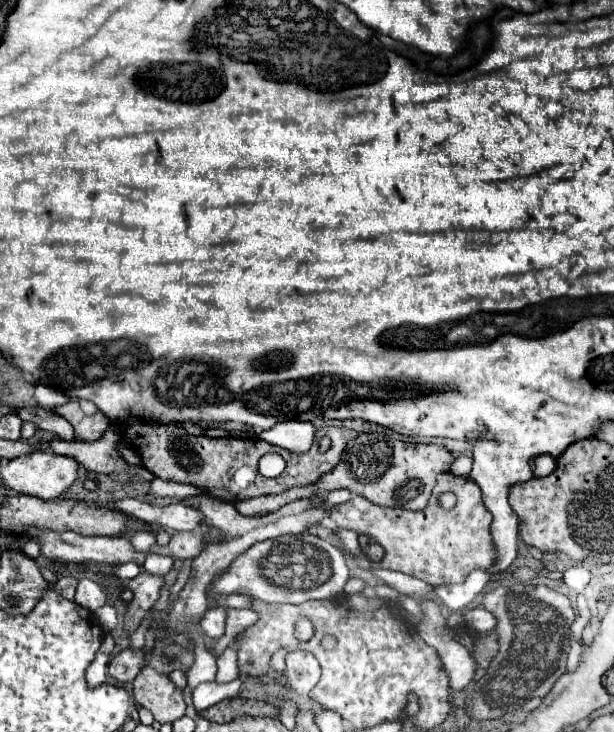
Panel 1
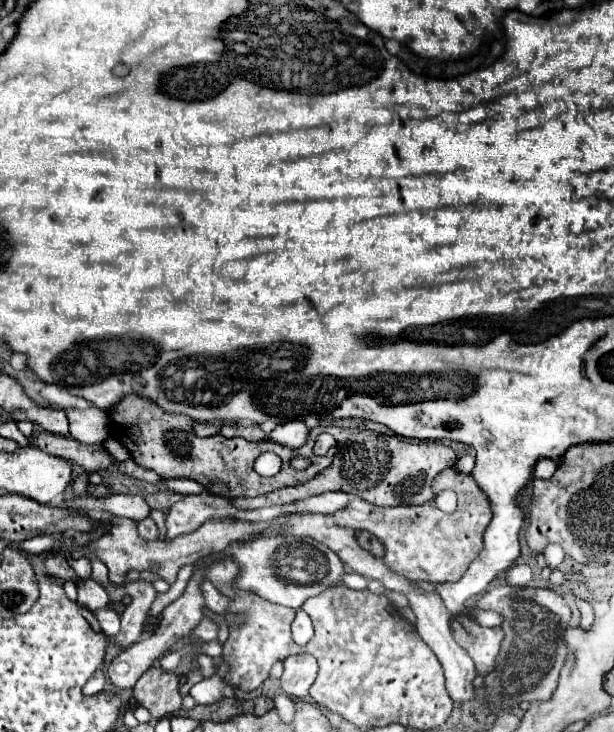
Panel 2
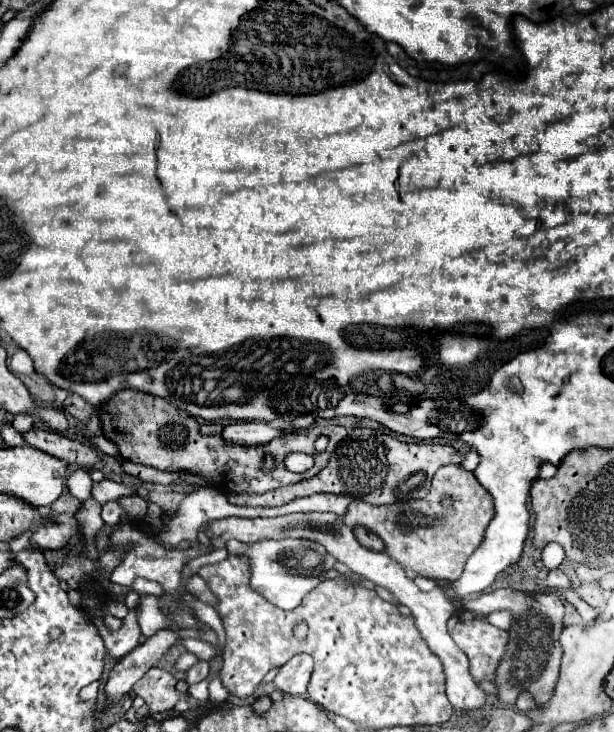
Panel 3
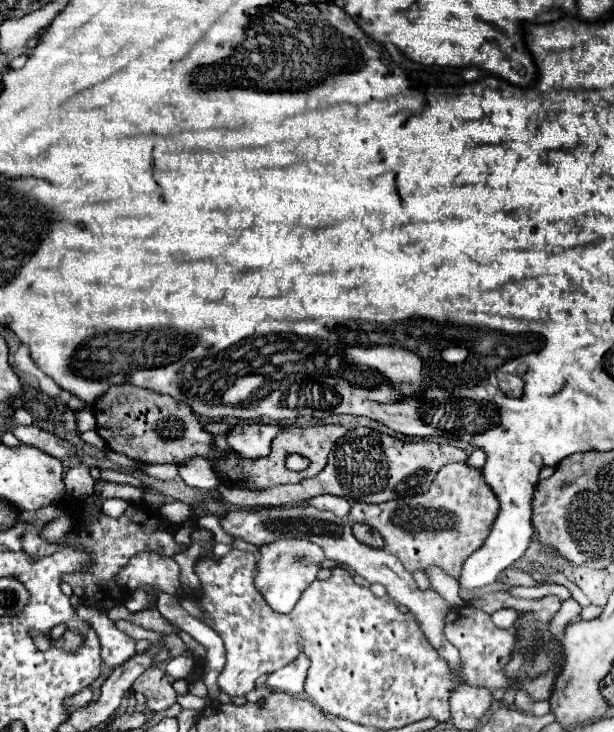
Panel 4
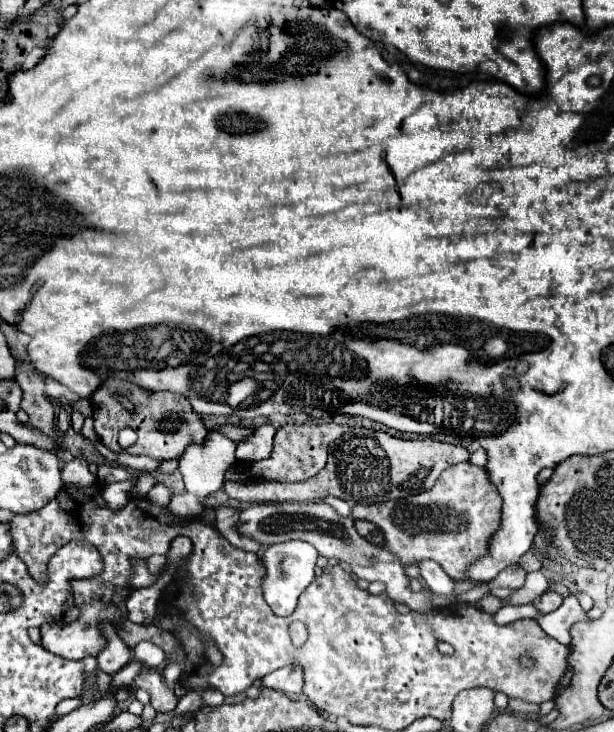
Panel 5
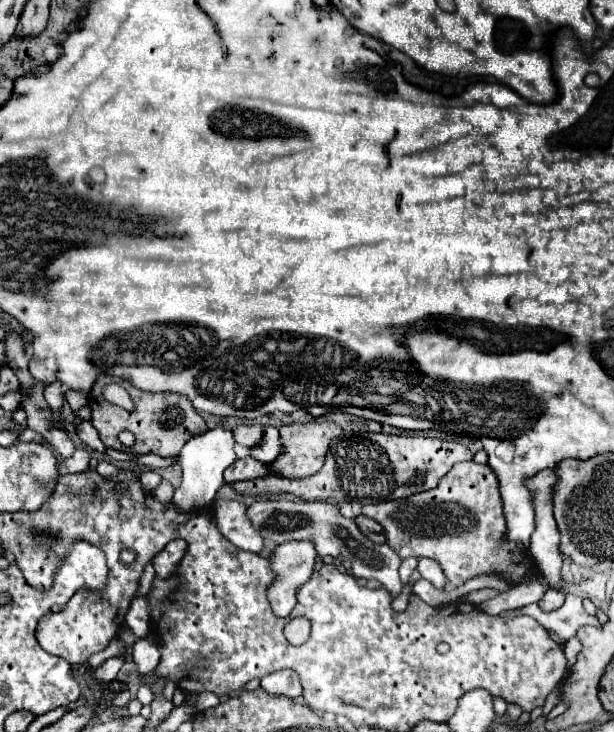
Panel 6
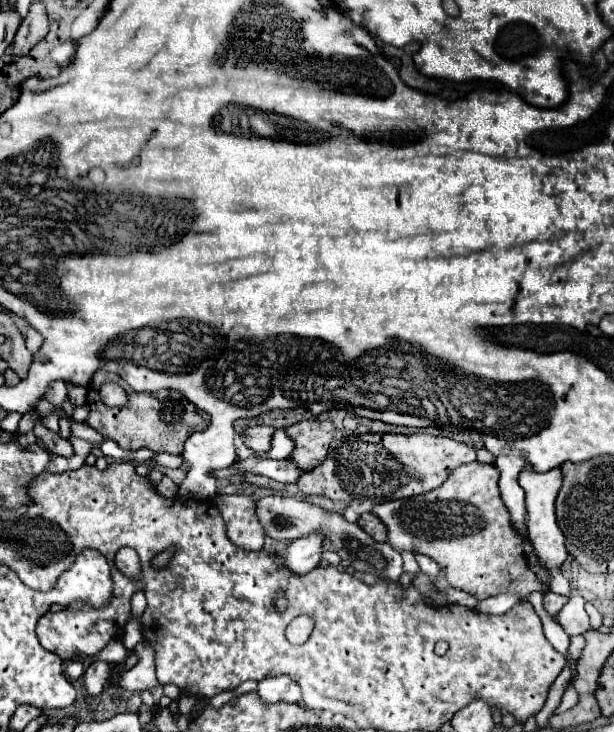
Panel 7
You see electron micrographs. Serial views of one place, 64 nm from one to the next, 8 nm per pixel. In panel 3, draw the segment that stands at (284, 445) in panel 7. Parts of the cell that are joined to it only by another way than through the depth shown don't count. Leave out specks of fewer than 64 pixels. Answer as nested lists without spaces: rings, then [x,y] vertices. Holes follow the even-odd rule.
[[[236,422],[224,426],[222,438],[230,444],[244,444],[244,446],[258,446],[258,444],[268,444],[280,434],[280,428],[274,424],[248,424],[248,422]]]

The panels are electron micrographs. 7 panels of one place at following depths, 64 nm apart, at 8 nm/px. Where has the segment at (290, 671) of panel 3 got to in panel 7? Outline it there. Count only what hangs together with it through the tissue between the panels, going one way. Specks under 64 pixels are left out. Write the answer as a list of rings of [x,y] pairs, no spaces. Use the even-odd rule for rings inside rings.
[[[272,676],[258,682],[258,694],[264,702],[292,702],[300,704],[300,686],[288,676]]]

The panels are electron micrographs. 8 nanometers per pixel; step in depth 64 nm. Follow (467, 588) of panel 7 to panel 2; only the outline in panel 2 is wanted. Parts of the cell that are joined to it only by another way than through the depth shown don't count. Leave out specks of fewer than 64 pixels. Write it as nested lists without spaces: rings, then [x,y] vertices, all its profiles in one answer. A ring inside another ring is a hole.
[[[454,468],[442,470],[434,480],[432,490],[438,494],[446,488],[458,494],[458,508],[452,514],[438,510],[434,500],[424,506],[358,506],[358,514],[342,514],[342,520],[336,520],[336,524],[374,534],[384,544],[386,566],[408,580],[424,580],[432,584],[456,582],[480,554],[480,548],[484,546],[484,530],[492,520],[492,512],[488,498],[480,492],[472,476],[460,474]]]

